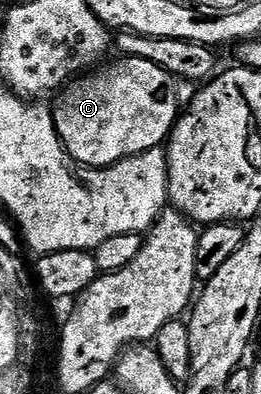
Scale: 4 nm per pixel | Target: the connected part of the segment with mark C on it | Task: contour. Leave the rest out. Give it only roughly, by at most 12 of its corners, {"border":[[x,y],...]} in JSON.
{"border":[[119,58],[54,97],[55,129],[89,168],[160,147],[176,77]]}

